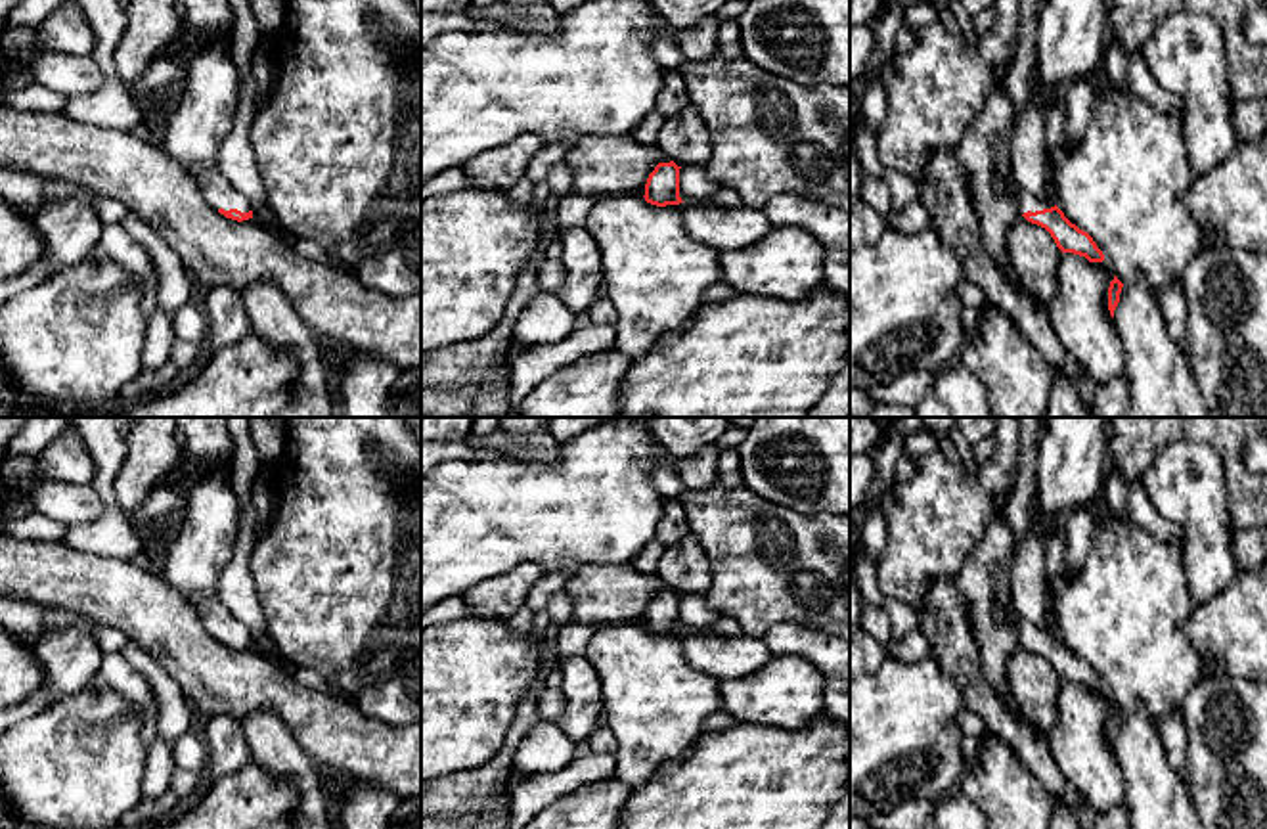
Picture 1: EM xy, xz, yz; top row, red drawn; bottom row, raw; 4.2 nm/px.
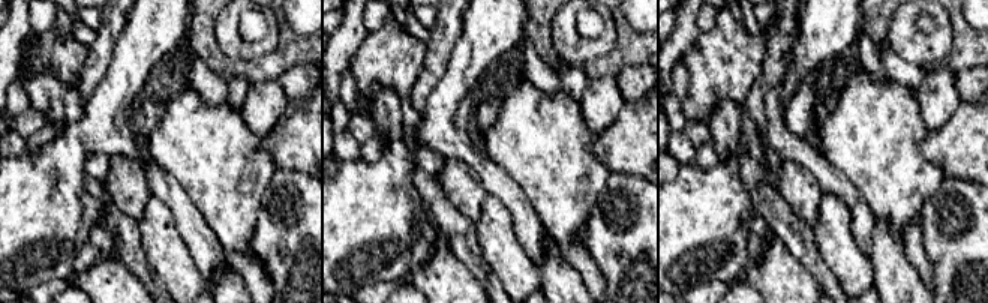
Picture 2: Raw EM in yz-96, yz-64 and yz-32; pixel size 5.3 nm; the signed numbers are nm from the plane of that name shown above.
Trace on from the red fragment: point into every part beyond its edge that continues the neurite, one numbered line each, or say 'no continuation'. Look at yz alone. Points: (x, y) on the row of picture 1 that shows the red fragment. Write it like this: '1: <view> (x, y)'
1: yz (1026, 201)

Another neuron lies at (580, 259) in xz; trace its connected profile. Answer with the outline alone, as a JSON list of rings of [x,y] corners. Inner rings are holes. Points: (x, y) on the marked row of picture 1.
[[[586,228],[559,230],[561,264],[567,272],[559,299],[574,312],[589,310],[597,302],[603,283],[603,260],[597,243]]]

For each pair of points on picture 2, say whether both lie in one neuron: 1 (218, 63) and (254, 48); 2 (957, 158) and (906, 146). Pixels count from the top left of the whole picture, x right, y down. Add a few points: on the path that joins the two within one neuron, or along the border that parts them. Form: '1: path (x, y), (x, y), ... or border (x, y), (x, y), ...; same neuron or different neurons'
1: border (213, 27), (216, 47), (228, 57), (266, 56); different neurons
2: border (927, 132), (921, 152), (945, 176); different neurons

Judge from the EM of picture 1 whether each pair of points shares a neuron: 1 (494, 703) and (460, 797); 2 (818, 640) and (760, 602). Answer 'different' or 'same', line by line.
1: different
2: different

